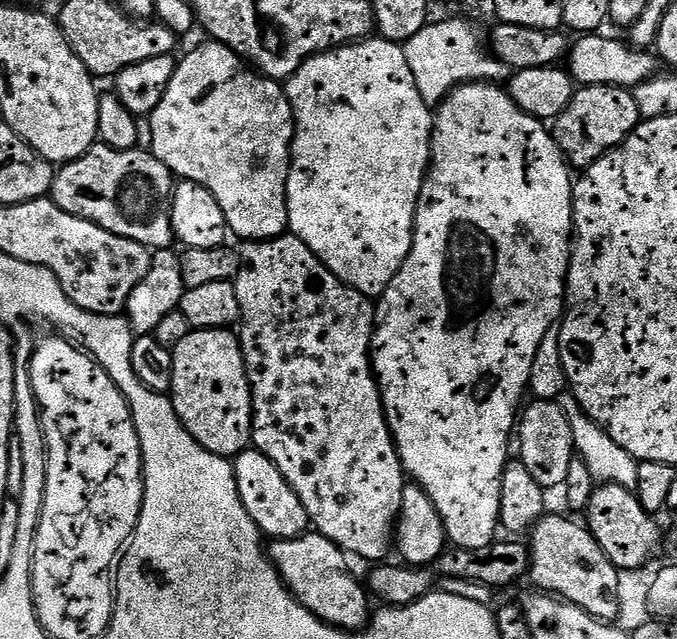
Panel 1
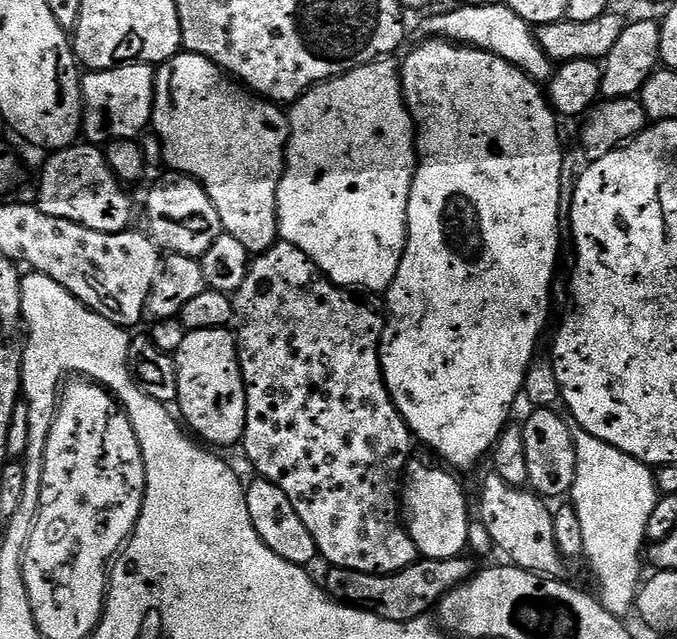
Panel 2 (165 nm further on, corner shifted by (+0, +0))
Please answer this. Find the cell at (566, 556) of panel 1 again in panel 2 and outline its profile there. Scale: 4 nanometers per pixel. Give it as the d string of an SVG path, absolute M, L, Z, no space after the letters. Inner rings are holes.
M489 474L480 492L479 523L486 526L493 545L501 548L509 556L511 563L528 572L538 572L541 576L563 577L566 560L561 556L554 538L553 509L547 508L545 501L527 487L515 488L501 476Z

